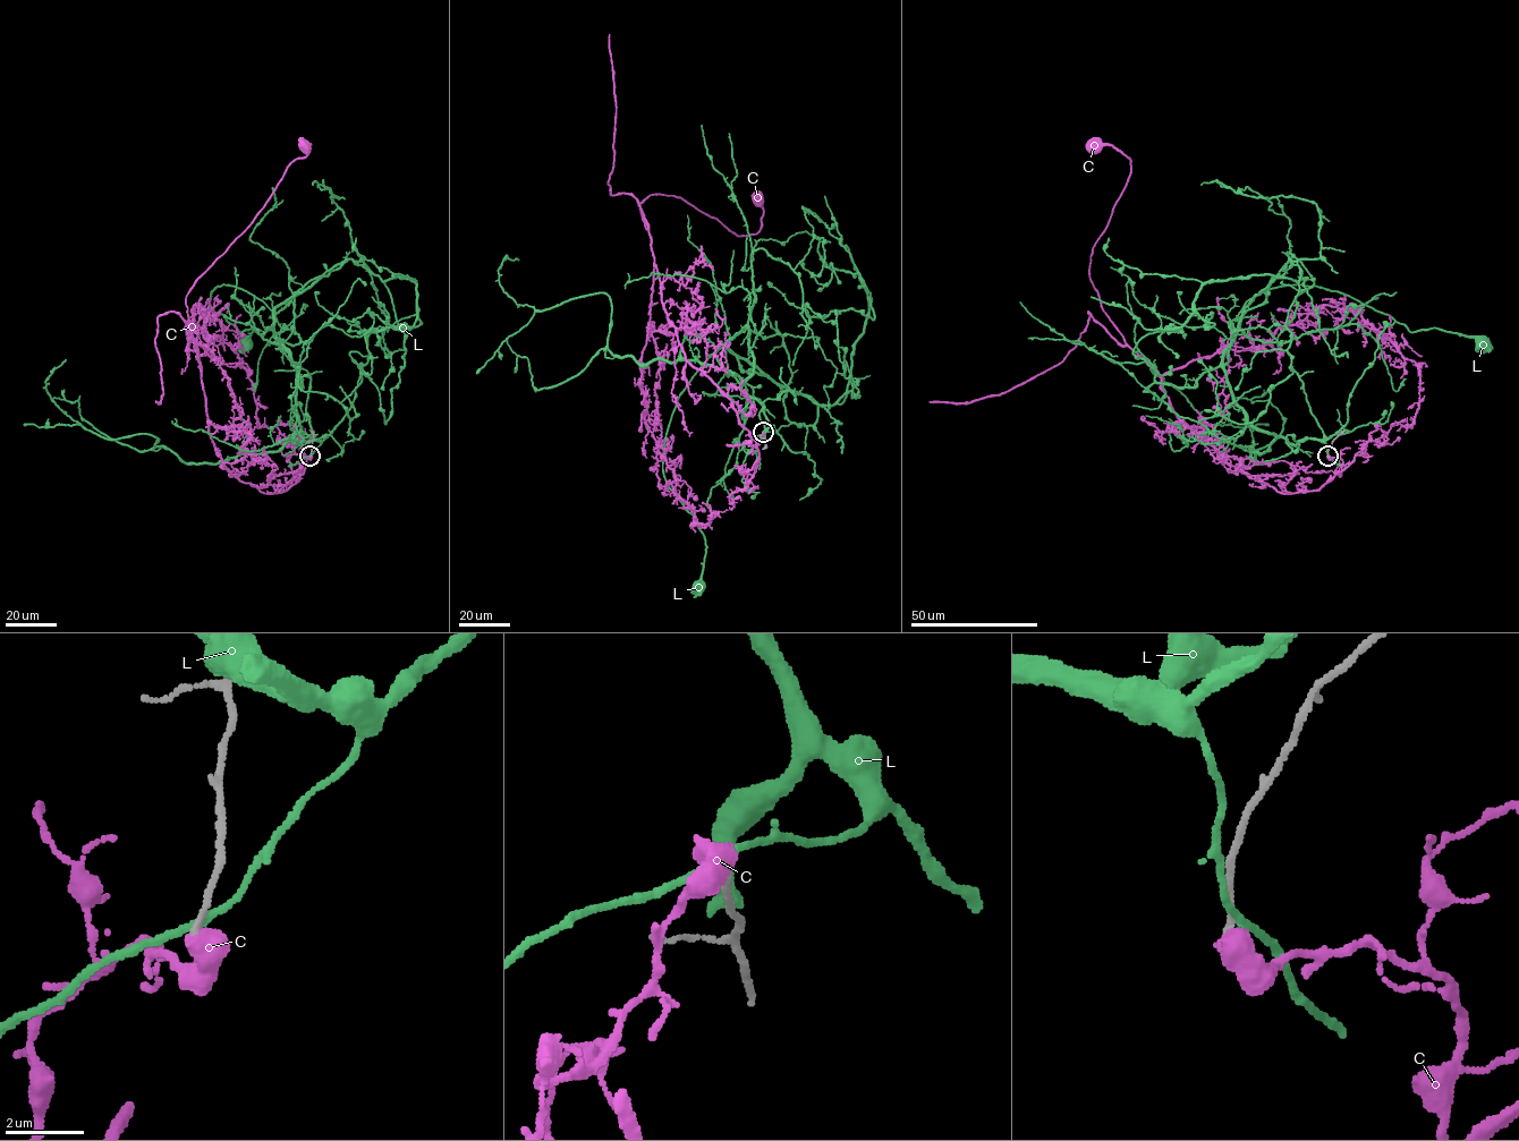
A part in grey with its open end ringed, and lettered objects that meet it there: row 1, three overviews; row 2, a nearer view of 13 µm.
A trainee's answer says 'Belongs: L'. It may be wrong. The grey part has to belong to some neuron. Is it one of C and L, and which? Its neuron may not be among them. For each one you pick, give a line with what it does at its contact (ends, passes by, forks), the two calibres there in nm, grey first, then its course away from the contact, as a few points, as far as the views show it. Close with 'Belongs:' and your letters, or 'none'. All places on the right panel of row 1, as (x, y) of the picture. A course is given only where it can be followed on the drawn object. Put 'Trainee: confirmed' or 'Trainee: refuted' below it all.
Belongs: none
Trainee: refuted

